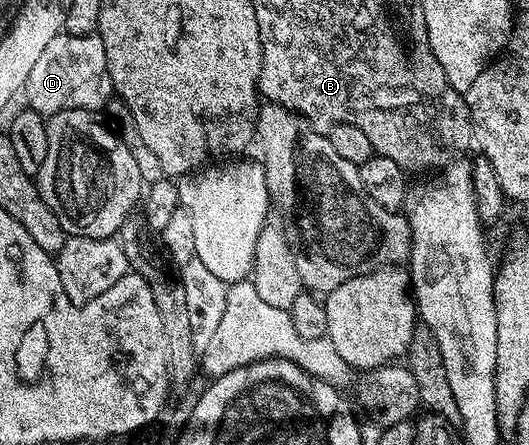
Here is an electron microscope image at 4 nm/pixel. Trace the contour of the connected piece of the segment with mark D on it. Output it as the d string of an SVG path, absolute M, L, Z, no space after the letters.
M62 31L50 39L49 45L30 70L23 92L28 93L27 108L45 115L67 109L100 111L104 104L107 106L108 96L111 98L114 90L106 63L106 47L102 47L100 36L96 33L70 35Z

